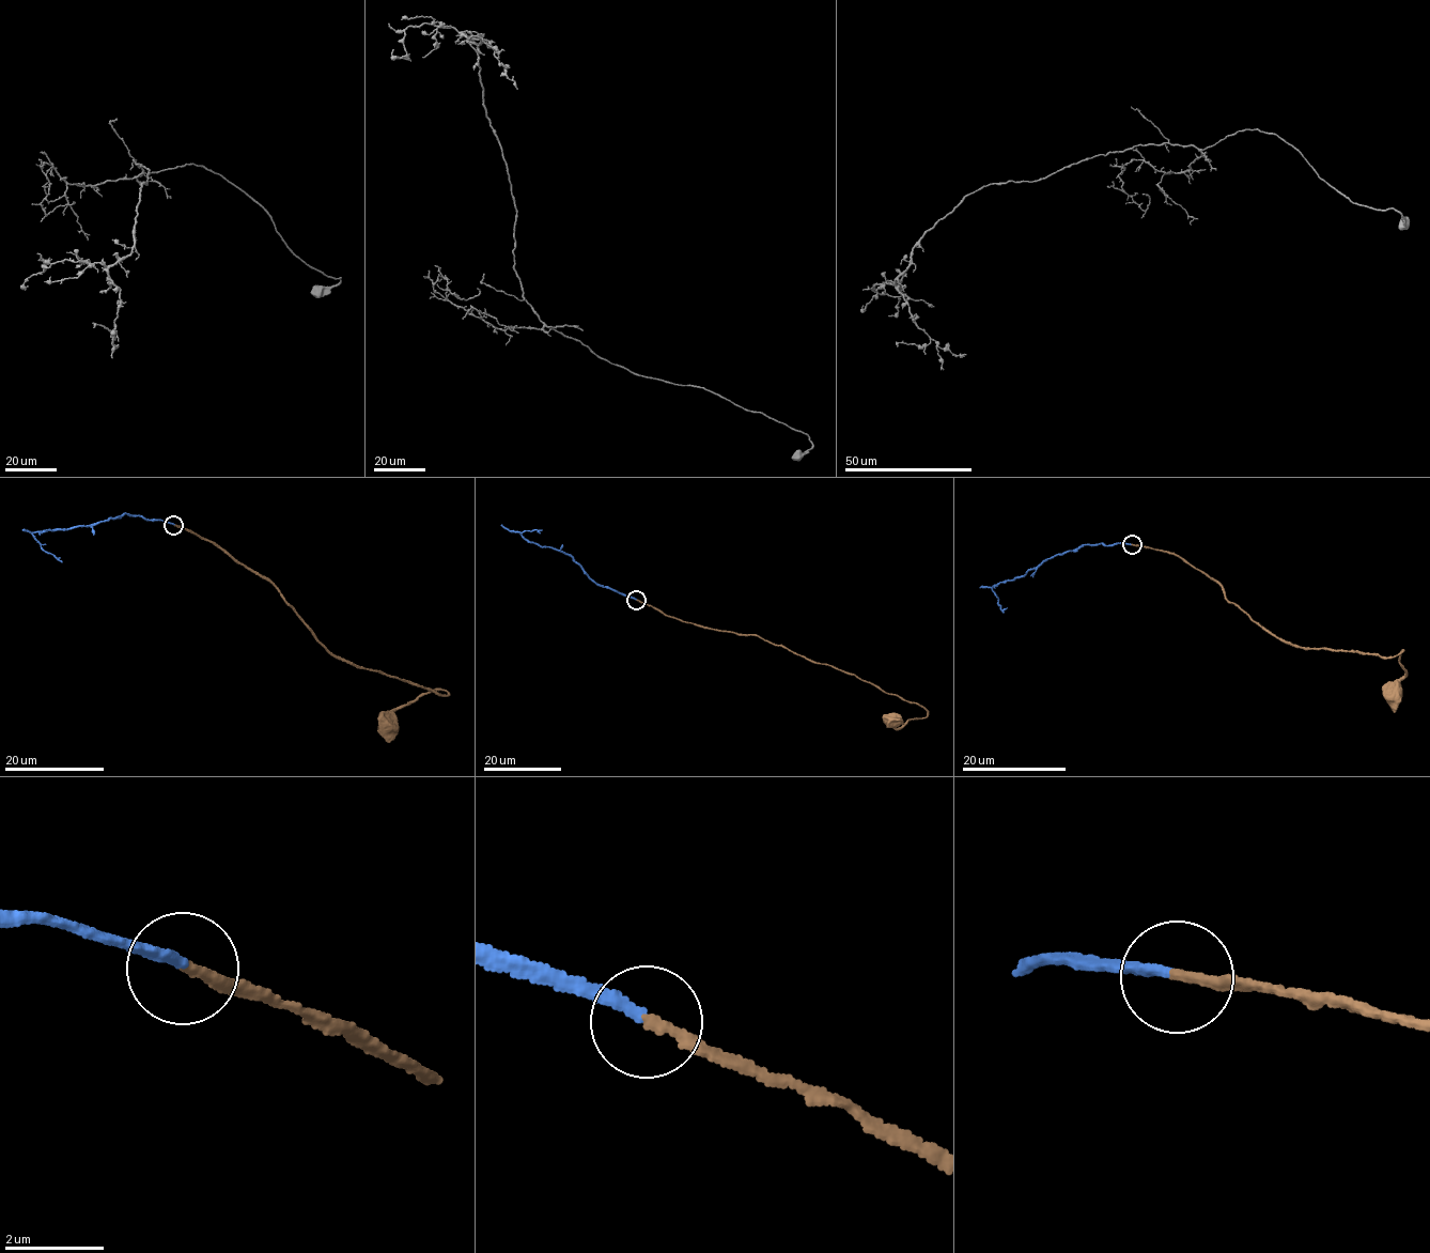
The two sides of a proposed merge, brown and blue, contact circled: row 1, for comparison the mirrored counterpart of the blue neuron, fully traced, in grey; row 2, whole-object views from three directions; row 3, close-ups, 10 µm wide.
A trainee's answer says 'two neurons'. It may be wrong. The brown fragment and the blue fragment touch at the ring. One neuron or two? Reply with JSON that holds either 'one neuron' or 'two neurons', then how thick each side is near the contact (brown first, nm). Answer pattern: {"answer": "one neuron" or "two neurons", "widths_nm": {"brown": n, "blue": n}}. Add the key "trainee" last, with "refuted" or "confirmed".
{"answer": "one neuron", "widths_nm": {"brown": 200, "blue": 200}, "trainee": "refuted"}

